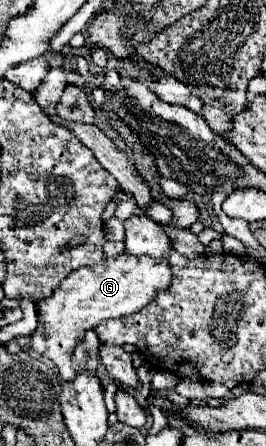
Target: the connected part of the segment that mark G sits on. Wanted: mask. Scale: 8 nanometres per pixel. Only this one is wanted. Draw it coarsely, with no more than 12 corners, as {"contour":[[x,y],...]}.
{"contour":[[105,257],[37,301],[29,347],[75,377],[71,353],[105,319],[169,287],[167,257]]}

